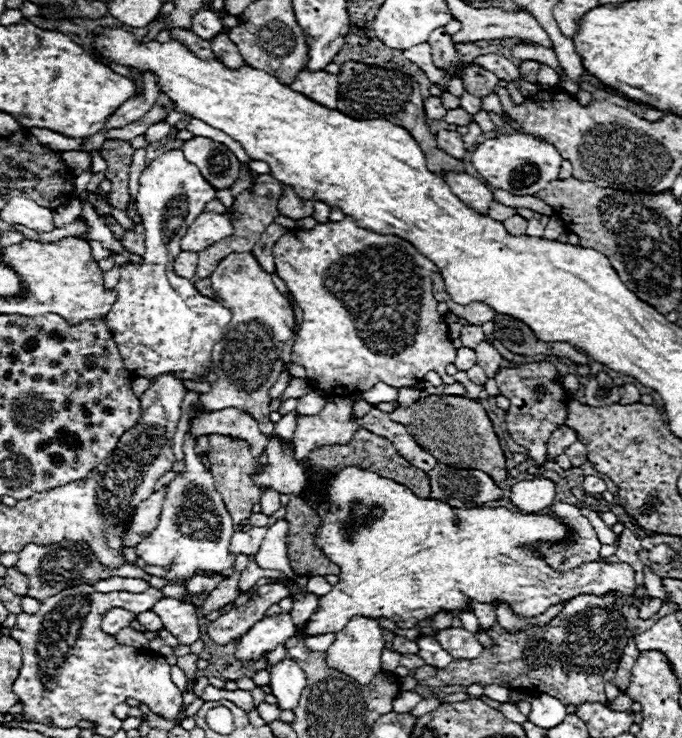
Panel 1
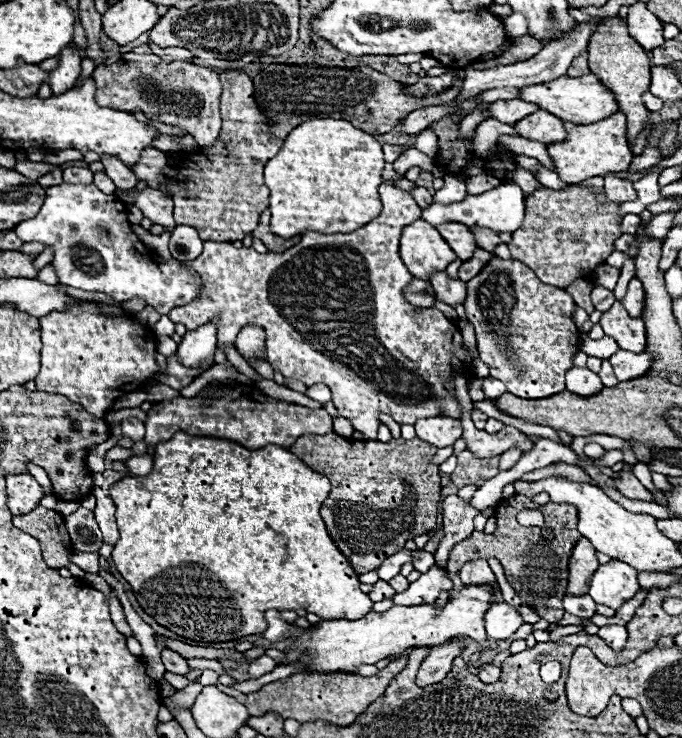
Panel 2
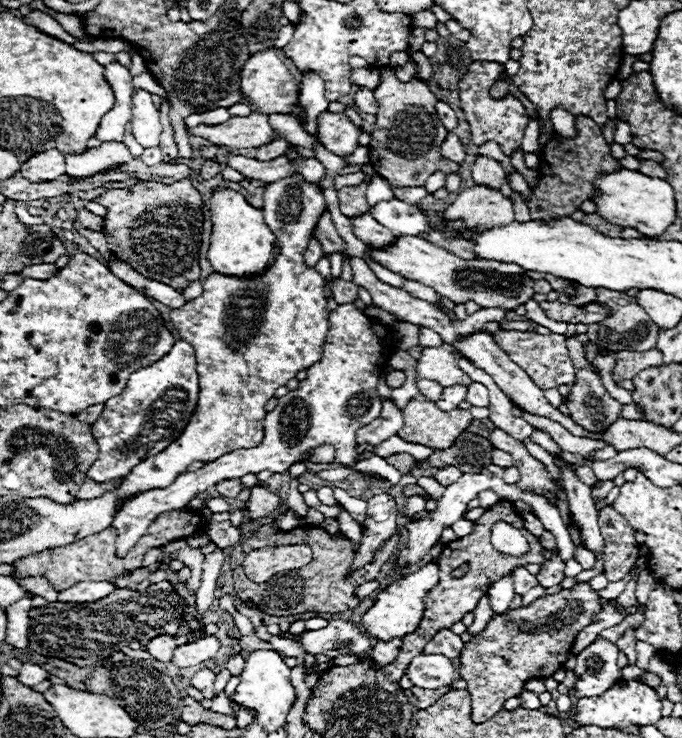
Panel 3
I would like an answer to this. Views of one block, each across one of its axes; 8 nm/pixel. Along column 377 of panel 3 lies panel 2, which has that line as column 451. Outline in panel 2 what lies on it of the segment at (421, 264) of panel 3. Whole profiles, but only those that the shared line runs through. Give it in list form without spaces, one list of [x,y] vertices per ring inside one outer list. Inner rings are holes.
[[[414,220],[402,230],[400,256],[412,276],[422,280],[428,280],[432,272],[446,270],[446,266],[456,260],[456,254],[448,248],[446,240],[424,220]]]

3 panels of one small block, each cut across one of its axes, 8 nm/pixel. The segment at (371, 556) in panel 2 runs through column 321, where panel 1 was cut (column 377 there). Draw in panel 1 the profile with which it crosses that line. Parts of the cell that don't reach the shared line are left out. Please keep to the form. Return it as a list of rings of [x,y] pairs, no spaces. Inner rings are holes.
[[[358,430],[356,436],[352,438],[350,444],[346,446],[340,446],[340,444],[334,444],[334,446],[320,446],[316,450],[312,450],[306,458],[306,462],[316,468],[318,472],[334,472],[334,470],[340,470],[342,466],[358,466],[358,468],[364,468],[364,470],[370,470],[370,472],[376,472],[378,476],[384,476],[384,478],[390,478],[390,480],[396,480],[398,484],[404,484],[408,486],[416,496],[420,498],[428,498],[430,496],[430,478],[426,472],[420,472],[418,468],[414,468],[408,460],[404,460],[396,448],[392,446],[390,440],[378,436],[378,434],[372,434],[368,430]]]

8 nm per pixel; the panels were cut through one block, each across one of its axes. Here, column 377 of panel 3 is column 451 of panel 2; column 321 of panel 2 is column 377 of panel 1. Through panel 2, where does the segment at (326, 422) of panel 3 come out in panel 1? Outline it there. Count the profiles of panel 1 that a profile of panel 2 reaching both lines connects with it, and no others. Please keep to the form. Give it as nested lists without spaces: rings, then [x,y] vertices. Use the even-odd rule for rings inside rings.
[[[344,218],[342,222],[326,222],[326,224],[318,224],[314,226],[312,230],[288,230],[284,236],[278,238],[278,242],[274,244],[272,248],[272,256],[274,256],[274,262],[276,262],[276,274],[284,280],[284,284],[290,288],[294,300],[298,302],[298,306],[302,308],[302,326],[298,330],[298,338],[292,346],[292,356],[290,356],[290,362],[294,364],[300,364],[306,368],[306,374],[308,374],[308,382],[312,384],[312,388],[324,392],[326,396],[348,396],[350,392],[368,392],[374,384],[378,382],[384,382],[384,384],[390,384],[394,388],[404,388],[404,386],[414,386],[418,380],[424,378],[424,374],[428,370],[436,370],[442,378],[444,385],[453,384],[454,382],[461,383],[469,395],[470,399],[477,399],[479,393],[484,389],[484,385],[476,385],[472,383],[467,373],[464,371],[458,371],[455,375],[450,376],[446,374],[446,364],[454,362],[456,358],[456,348],[452,346],[452,340],[448,336],[448,324],[444,322],[444,318],[438,314],[436,310],[436,300],[432,296],[432,272],[438,272],[438,268],[434,266],[432,260],[428,260],[424,254],[420,254],[410,242],[398,238],[398,236],[392,236],[392,234],[376,234],[376,232],[370,232],[370,230],[364,230],[364,228],[358,228],[356,220],[352,218]]]

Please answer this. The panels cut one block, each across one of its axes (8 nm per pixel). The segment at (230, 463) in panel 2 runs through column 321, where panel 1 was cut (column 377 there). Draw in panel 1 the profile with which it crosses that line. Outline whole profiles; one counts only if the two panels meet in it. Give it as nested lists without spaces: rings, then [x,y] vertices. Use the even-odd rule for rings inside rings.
[[[356,466],[342,468],[338,476],[324,480],[318,496],[320,504],[316,514],[322,518],[322,524],[316,534],[316,544],[320,544],[324,556],[330,556],[330,560],[338,564],[340,576],[338,584],[334,584],[332,590],[320,598],[320,608],[312,614],[308,628],[304,630],[306,636],[338,632],[354,616],[384,616],[396,622],[400,628],[414,628],[438,612],[472,612],[472,606],[468,604],[470,600],[478,600],[482,604],[494,604],[496,600],[506,602],[512,612],[528,618],[536,618],[550,606],[560,602],[566,604],[580,594],[606,596],[608,592],[616,592],[632,598],[632,604],[642,606],[644,594],[640,594],[636,588],[636,572],[626,562],[616,564],[594,560],[560,574],[552,570],[544,558],[532,552],[532,546],[538,542],[558,544],[570,538],[568,526],[550,514],[516,514],[502,506],[472,506],[464,510],[452,508],[450,504],[436,498],[422,500],[410,488]],[[376,506],[382,508],[384,514],[372,518],[372,508]]]

